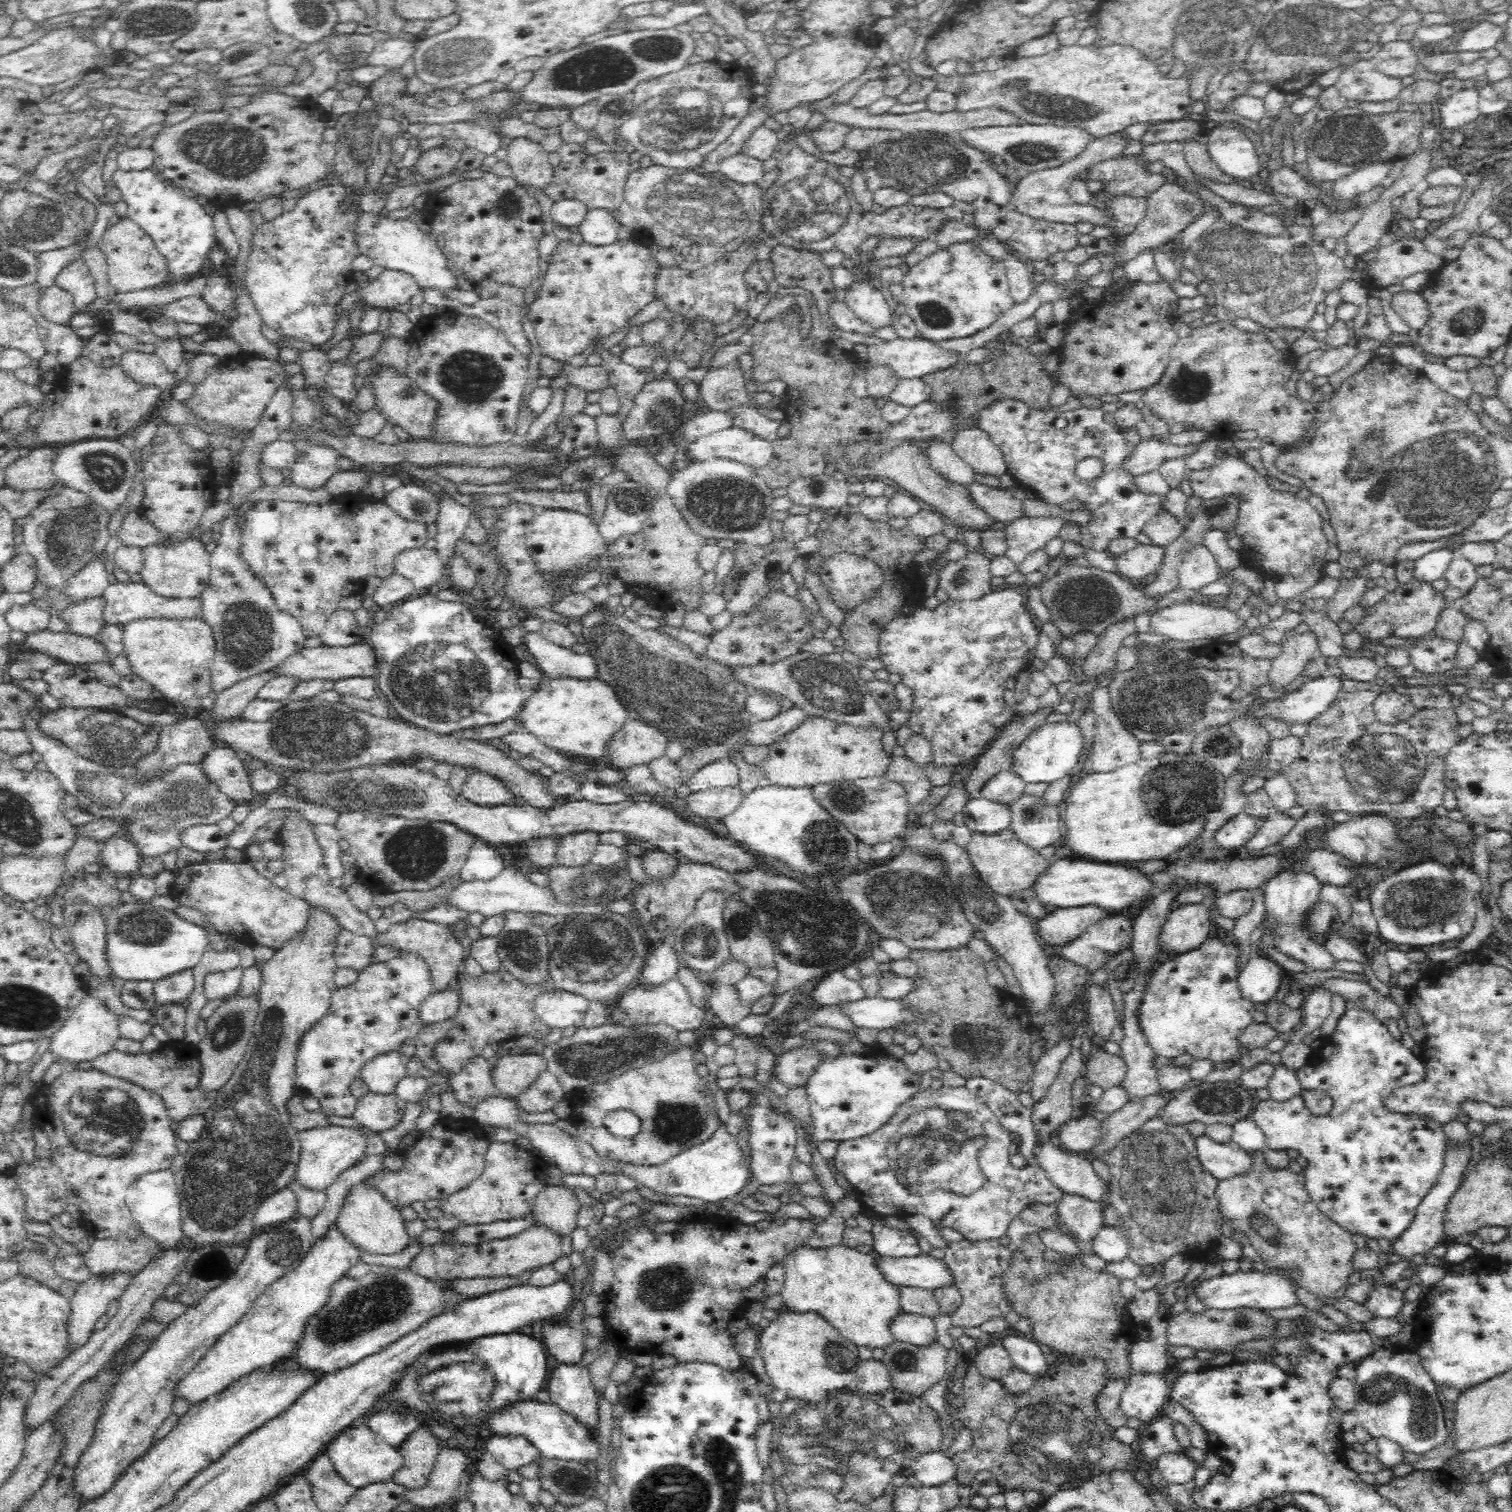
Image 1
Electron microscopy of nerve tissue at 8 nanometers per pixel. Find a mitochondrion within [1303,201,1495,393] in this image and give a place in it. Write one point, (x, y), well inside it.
(1468, 323)

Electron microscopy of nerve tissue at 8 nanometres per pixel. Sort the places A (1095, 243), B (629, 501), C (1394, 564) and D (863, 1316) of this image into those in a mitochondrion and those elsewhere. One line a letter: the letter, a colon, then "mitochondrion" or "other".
A: other
B: mitochondrion
C: other
D: other

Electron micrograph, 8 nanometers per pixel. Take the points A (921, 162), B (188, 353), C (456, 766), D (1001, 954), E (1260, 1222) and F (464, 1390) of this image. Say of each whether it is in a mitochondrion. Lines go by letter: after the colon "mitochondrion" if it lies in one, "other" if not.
A: mitochondrion
B: other
C: other
D: other
E: mitochondrion
F: mitochondrion

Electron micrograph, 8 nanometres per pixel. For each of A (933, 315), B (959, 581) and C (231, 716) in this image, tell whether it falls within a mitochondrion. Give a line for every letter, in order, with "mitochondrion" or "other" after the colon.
A: mitochondrion
B: mitochondrion
C: other

